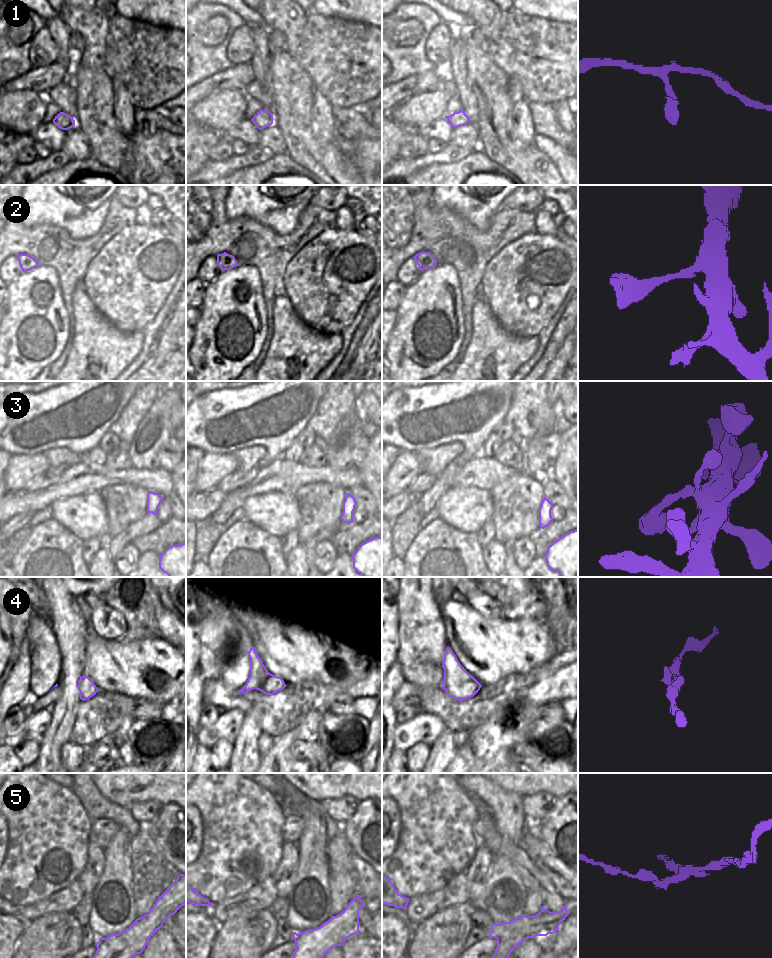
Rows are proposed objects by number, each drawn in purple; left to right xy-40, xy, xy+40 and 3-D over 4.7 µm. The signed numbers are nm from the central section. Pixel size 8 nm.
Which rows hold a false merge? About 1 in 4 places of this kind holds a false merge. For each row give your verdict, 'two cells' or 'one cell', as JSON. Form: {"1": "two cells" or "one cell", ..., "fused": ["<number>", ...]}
{"1": "one cell", "2": "one cell", "3": "one cell", "4": "one cell", "5": "two cells", "fused": ["5"]}

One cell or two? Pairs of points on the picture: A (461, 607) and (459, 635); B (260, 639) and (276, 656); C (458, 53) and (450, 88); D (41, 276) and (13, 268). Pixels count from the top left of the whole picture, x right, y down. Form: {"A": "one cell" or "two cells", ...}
{"A": "two cells", "B": "one cell", "C": "two cells", "D": "two cells"}

